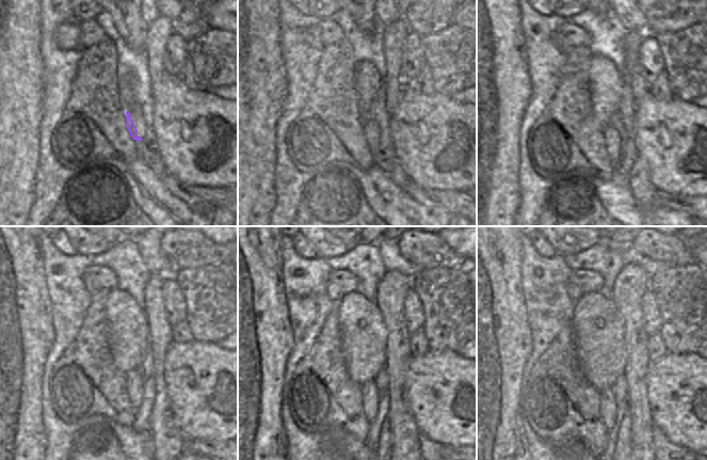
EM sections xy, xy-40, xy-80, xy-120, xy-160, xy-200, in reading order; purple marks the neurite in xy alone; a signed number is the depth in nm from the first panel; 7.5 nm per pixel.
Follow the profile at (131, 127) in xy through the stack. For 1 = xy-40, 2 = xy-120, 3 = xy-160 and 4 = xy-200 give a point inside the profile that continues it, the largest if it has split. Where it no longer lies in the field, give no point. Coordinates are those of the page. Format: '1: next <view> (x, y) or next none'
1: next xy-40 (372, 137)
2: next xy-120 (134, 383)
3: next xy-160 (370, 397)
4: next xy-200 (608, 406)

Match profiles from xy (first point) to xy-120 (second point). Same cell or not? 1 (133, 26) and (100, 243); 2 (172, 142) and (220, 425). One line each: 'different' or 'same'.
1: different
2: same

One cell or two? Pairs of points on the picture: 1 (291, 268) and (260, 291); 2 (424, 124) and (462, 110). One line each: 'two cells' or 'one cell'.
1: two cells
2: one cell

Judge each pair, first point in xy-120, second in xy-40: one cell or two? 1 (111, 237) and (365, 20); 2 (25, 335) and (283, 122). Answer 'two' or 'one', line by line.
1: one
2: two

